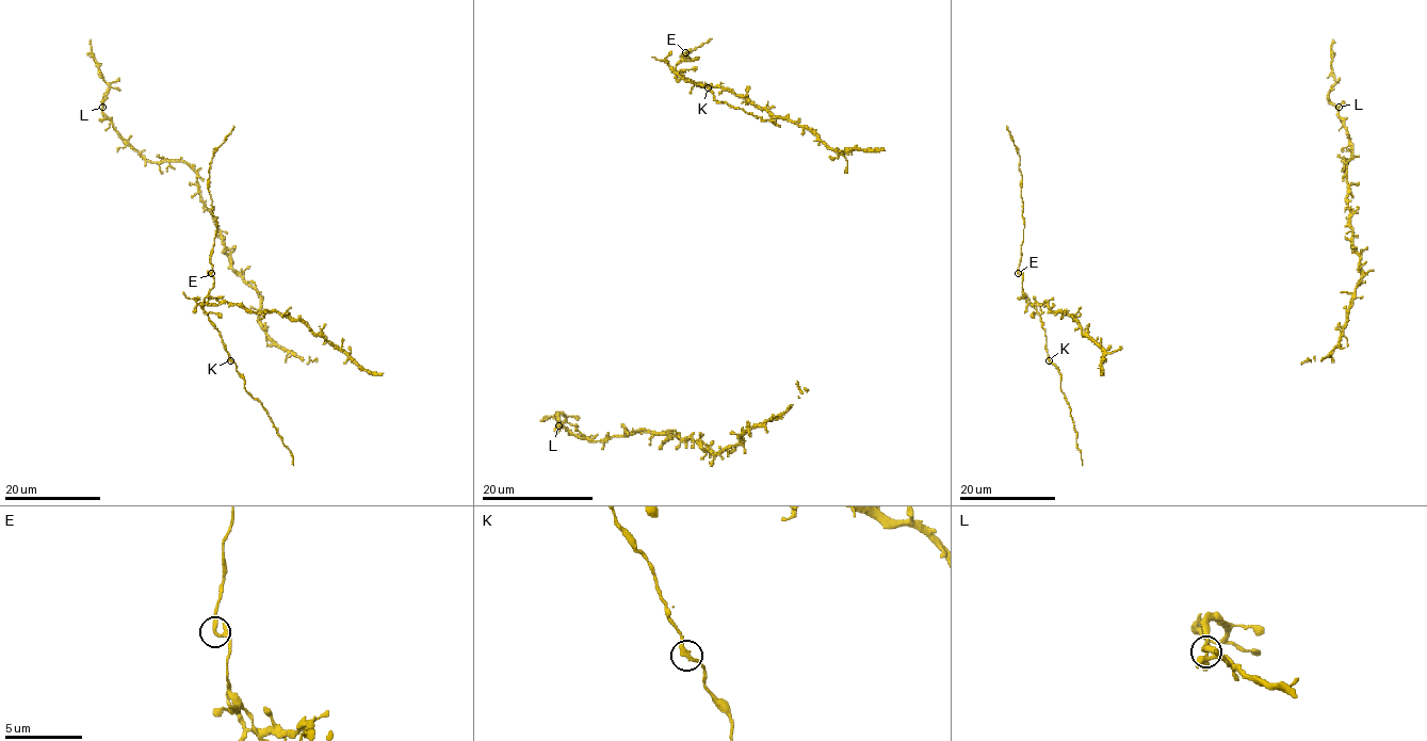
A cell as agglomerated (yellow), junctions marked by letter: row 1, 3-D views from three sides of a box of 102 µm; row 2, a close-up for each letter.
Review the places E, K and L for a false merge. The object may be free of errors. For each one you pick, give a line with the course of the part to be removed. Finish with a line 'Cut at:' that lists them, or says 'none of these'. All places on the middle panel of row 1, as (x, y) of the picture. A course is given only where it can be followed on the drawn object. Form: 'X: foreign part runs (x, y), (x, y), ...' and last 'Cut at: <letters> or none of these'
Cut at: none of these

